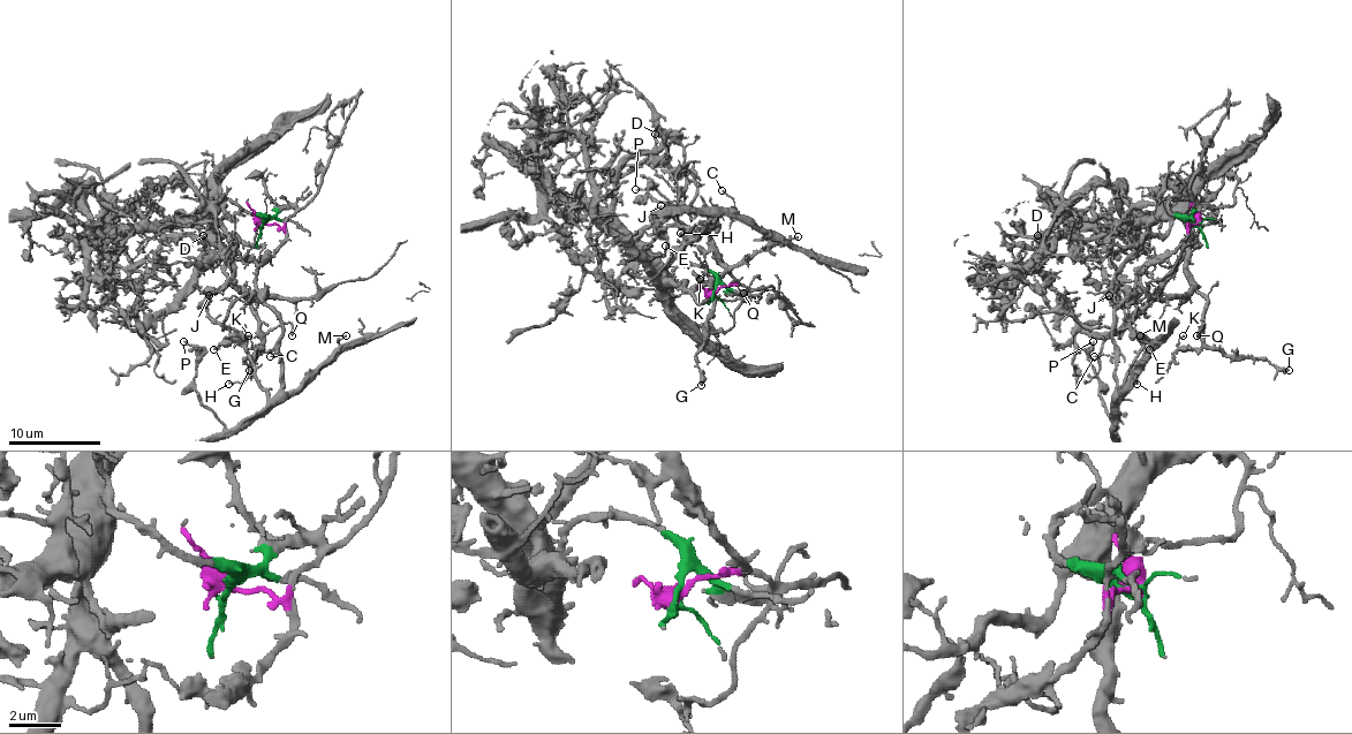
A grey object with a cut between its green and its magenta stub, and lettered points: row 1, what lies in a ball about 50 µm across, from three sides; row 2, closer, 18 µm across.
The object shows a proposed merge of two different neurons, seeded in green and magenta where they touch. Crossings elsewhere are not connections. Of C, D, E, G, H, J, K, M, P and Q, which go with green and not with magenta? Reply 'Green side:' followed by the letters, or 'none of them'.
Green side: D, G, K, Q

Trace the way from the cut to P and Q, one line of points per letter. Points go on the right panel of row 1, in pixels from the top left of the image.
P: (1195, 224), (1172, 251), (1140, 271), (1133, 292), (1115, 312), (1117, 430), (1101, 398), (1089, 352), (1094, 340)
Q: (1195, 226), (1172, 212), (1168, 203), (1179, 196), (1181, 214), (1188, 224), (1188, 282), (1207, 301), (1198, 335)

